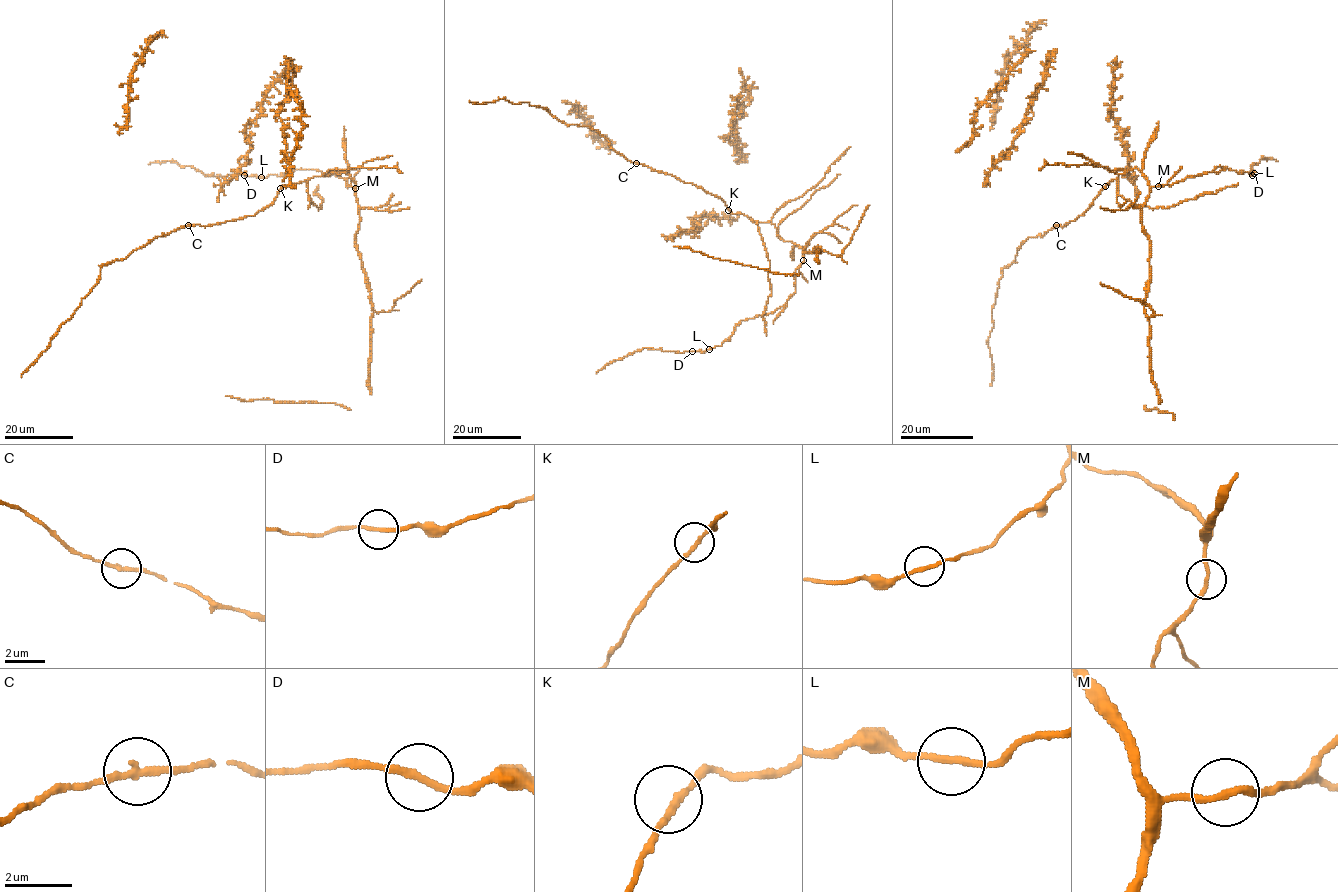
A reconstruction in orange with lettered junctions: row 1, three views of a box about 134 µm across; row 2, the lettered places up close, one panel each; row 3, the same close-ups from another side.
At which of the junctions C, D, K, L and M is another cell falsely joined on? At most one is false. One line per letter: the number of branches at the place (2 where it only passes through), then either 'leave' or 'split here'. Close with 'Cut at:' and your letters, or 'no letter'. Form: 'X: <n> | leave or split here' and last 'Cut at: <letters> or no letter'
C: 2 | leave
D: 2 | leave
K: 2 | leave
L: 2 | leave
M: 2 | leave
Cut at: no letter

